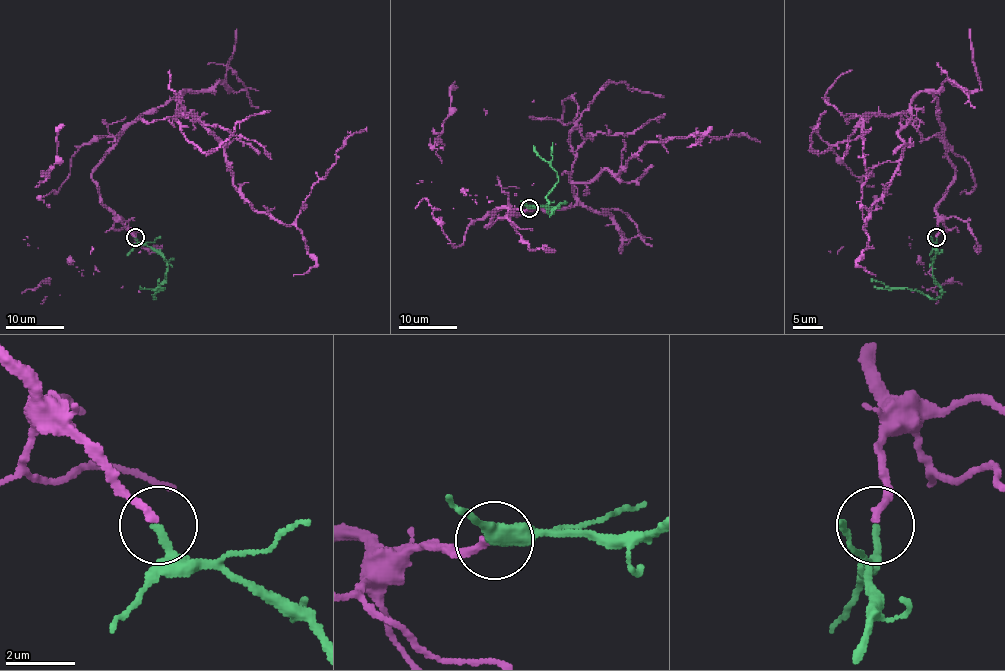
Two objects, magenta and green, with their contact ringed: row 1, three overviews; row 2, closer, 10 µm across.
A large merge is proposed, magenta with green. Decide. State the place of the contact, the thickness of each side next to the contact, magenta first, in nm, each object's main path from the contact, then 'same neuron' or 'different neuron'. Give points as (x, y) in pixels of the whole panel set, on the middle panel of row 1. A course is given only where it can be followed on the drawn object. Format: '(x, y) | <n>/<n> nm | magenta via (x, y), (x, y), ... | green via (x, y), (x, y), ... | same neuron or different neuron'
(529, 208) | 200/200 nm | magenta via (529, 208), (497, 208), (485, 226), (571, 207), (571, 182), (617, 175), (647, 141), (699, 132), (760, 142) | green via (529, 208), (561, 204), (551, 214), (547, 195), (558, 180), (557, 172), (538, 154), (533, 145) | same neuron

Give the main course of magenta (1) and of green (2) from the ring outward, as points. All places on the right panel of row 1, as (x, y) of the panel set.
1: (937, 236), (954, 165), (935, 97), (922, 92), (910, 108), (903, 156), (865, 225), (871, 127)
2: (937, 238), (932, 267), (934, 282), (942, 292), (938, 298), (929, 299), (909, 289), (874, 286)

